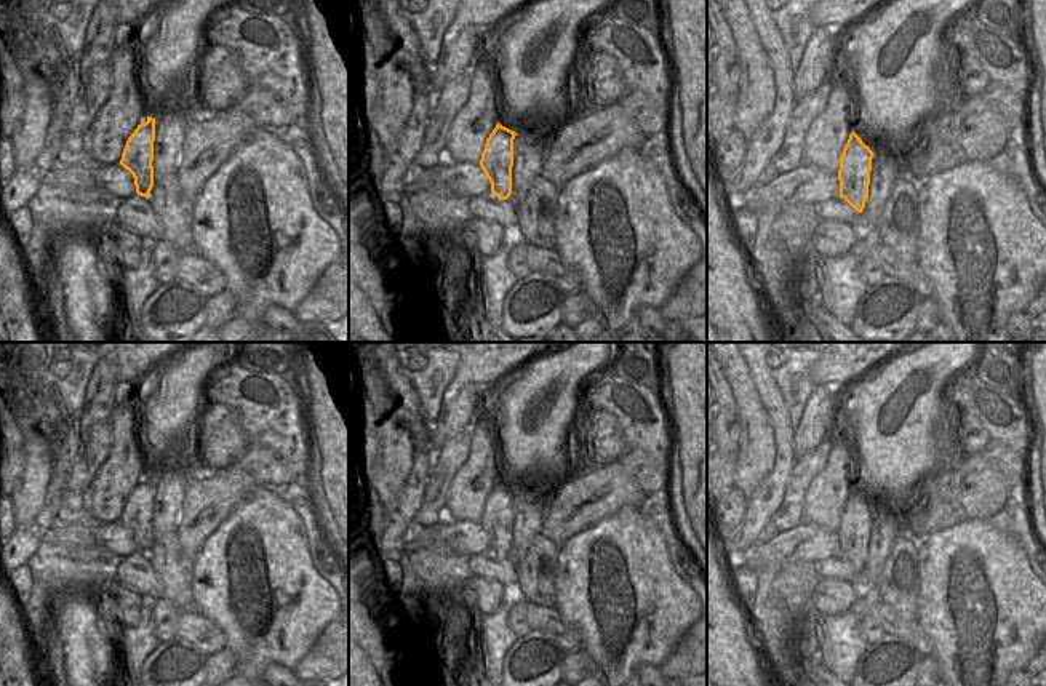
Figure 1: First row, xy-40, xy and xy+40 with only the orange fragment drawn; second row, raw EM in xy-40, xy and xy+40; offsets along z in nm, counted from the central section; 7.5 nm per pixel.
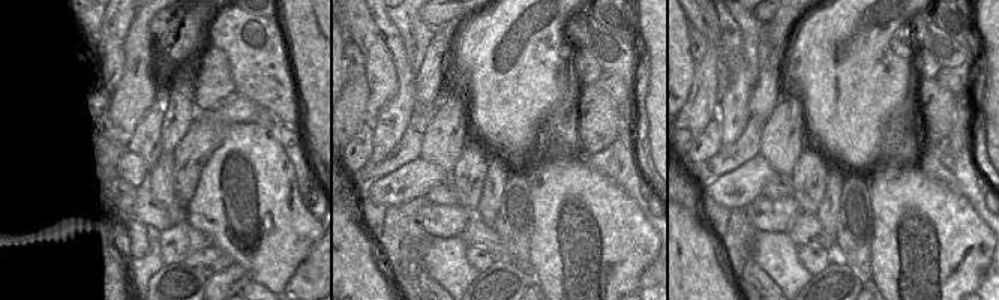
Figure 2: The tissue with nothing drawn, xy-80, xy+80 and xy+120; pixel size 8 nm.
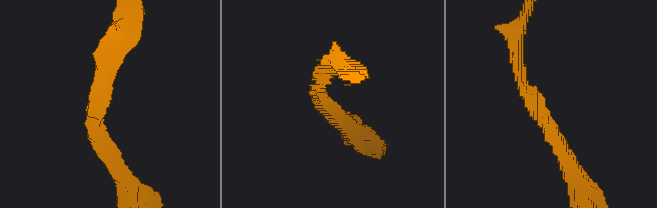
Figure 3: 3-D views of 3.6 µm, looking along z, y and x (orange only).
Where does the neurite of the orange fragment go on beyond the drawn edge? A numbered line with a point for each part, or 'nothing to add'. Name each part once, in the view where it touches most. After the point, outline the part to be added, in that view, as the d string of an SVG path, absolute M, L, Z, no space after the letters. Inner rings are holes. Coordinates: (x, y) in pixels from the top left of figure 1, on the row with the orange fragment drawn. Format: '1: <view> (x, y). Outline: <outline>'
nothing to add.

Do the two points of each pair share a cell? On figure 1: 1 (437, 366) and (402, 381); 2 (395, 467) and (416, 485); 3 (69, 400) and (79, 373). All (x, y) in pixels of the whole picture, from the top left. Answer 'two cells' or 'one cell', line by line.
1: two cells
2: two cells
3: one cell

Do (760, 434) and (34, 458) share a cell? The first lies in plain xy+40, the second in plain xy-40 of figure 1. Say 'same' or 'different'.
same

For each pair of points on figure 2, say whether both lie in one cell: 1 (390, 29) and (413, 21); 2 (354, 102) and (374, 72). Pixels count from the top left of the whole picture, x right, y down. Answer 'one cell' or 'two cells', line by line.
1: two cells
2: two cells

